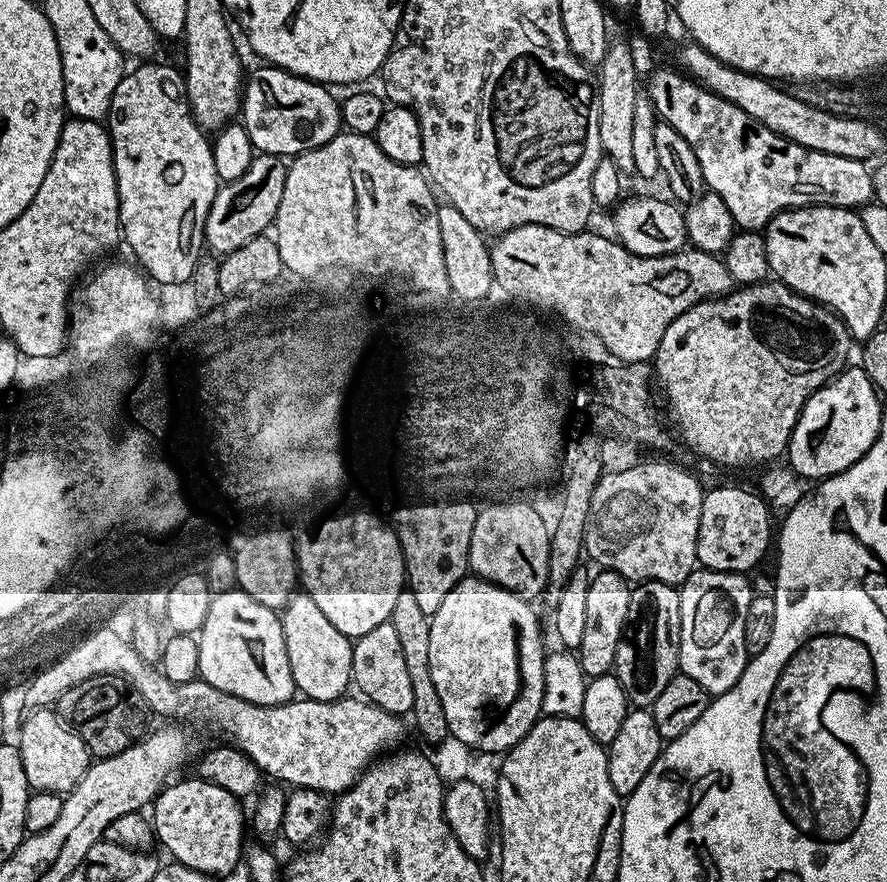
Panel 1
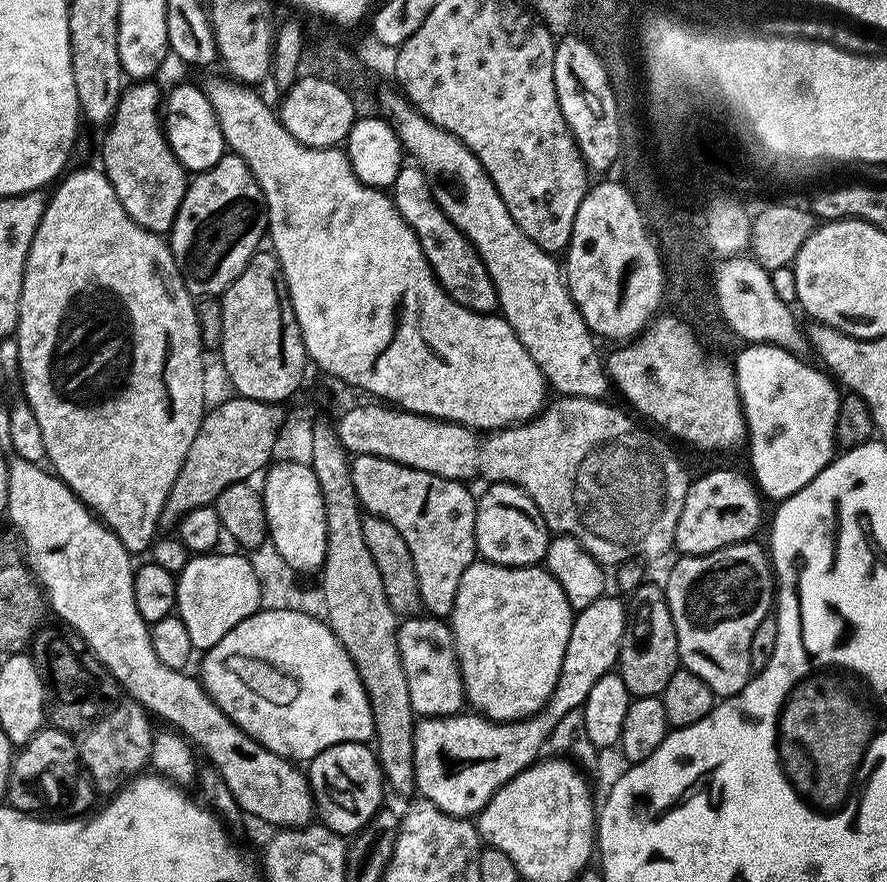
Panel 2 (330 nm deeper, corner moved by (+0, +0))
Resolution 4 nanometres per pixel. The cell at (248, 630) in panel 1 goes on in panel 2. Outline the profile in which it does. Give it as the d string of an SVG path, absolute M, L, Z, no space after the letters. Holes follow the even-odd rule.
M196 554L192 561L175 577L175 611L190 634L193 649L212 648L238 622L261 611L260 587L252 569L252 561L244 556L216 556L217 554Z

